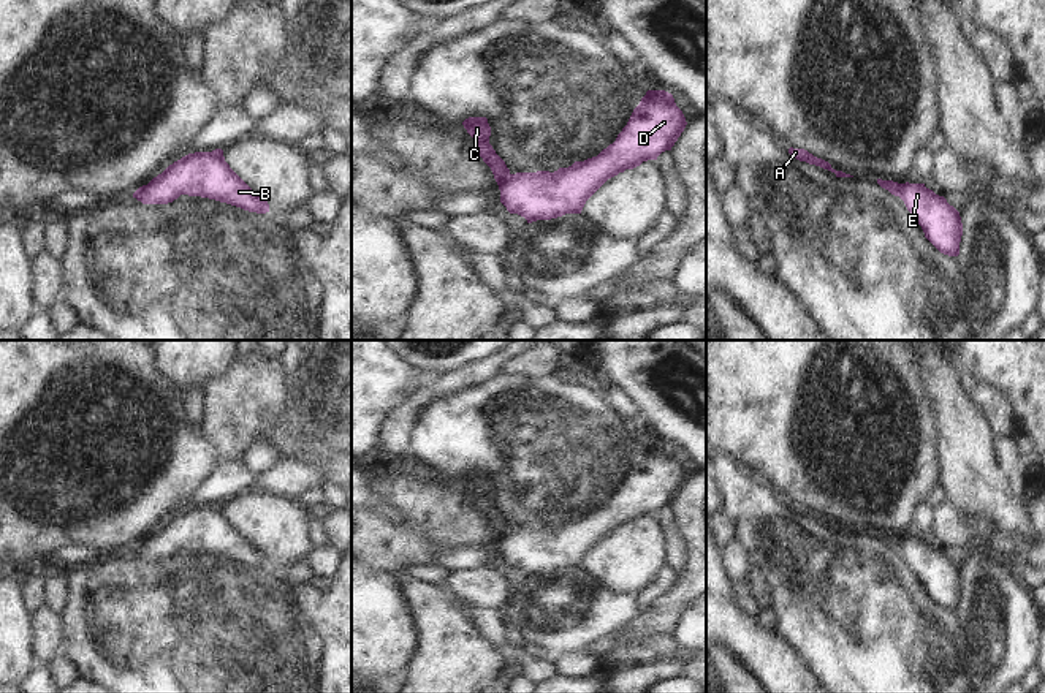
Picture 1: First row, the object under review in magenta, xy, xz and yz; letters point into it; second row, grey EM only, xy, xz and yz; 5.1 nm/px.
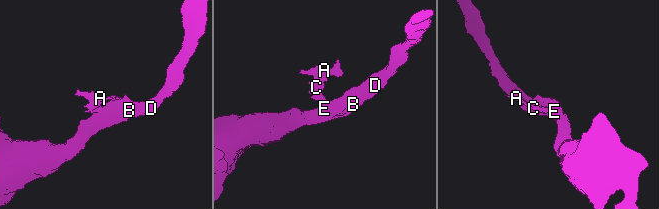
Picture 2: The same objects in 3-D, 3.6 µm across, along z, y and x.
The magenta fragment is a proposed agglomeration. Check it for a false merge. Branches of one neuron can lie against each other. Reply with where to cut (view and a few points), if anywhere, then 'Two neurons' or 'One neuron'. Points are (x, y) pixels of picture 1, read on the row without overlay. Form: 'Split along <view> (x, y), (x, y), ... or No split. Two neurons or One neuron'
Split along yz (903, 538), (900, 551). Two neurons

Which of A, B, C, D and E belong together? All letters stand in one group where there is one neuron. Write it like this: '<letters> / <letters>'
A C / B D E

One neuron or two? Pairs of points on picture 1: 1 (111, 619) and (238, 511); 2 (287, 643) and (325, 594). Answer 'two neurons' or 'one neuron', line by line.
1: two neurons
2: two neurons

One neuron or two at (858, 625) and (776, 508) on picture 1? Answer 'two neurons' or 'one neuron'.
one neuron

